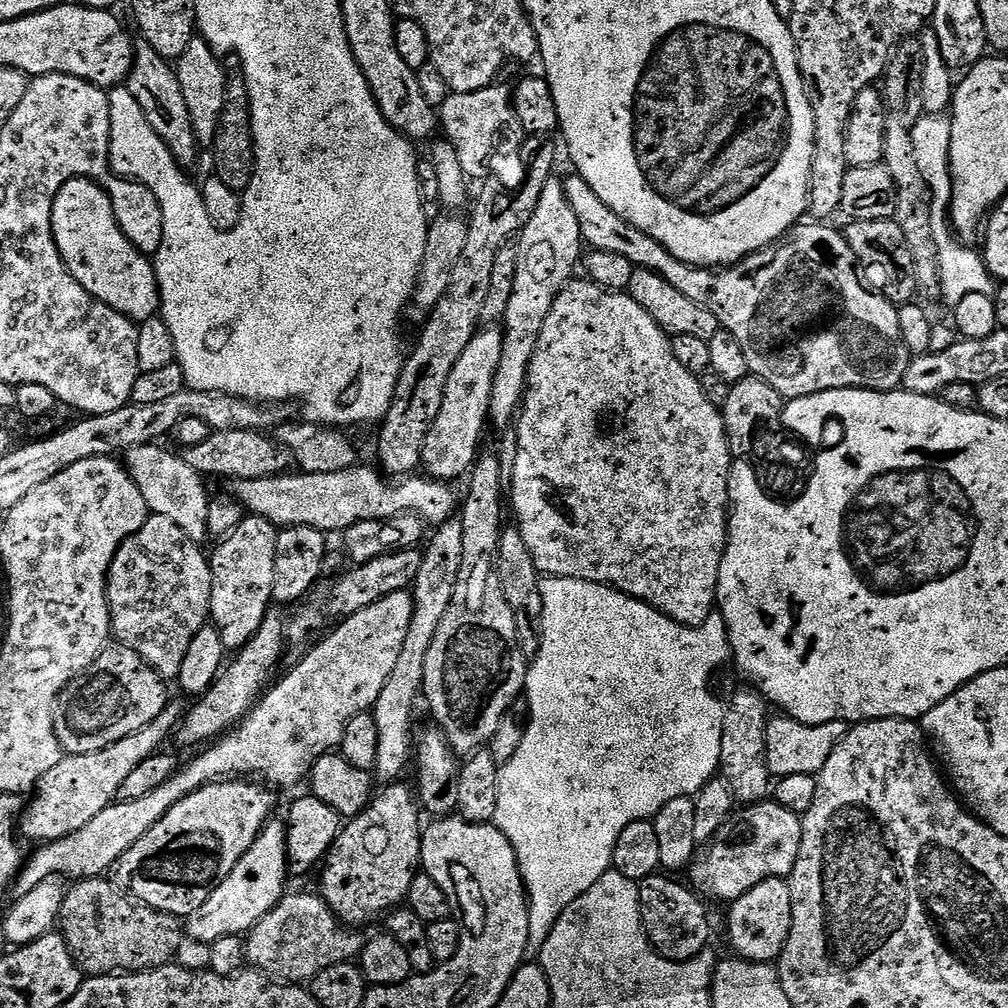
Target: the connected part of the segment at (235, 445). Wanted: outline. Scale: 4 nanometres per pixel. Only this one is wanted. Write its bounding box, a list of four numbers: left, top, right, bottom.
[183,430,290,481]

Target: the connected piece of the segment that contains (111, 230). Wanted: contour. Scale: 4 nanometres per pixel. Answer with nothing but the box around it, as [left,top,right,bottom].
[52,178,160,322]

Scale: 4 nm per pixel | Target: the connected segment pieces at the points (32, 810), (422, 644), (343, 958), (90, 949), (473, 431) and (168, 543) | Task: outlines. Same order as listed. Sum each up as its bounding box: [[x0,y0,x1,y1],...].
[[18,702,182,842],[372,518,462,782],[246,892,366,986],[62,878,186,977],[422,326,503,482],[108,515,213,679]]

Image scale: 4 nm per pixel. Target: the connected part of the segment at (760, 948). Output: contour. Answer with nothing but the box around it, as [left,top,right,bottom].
[728,879,792,964]

